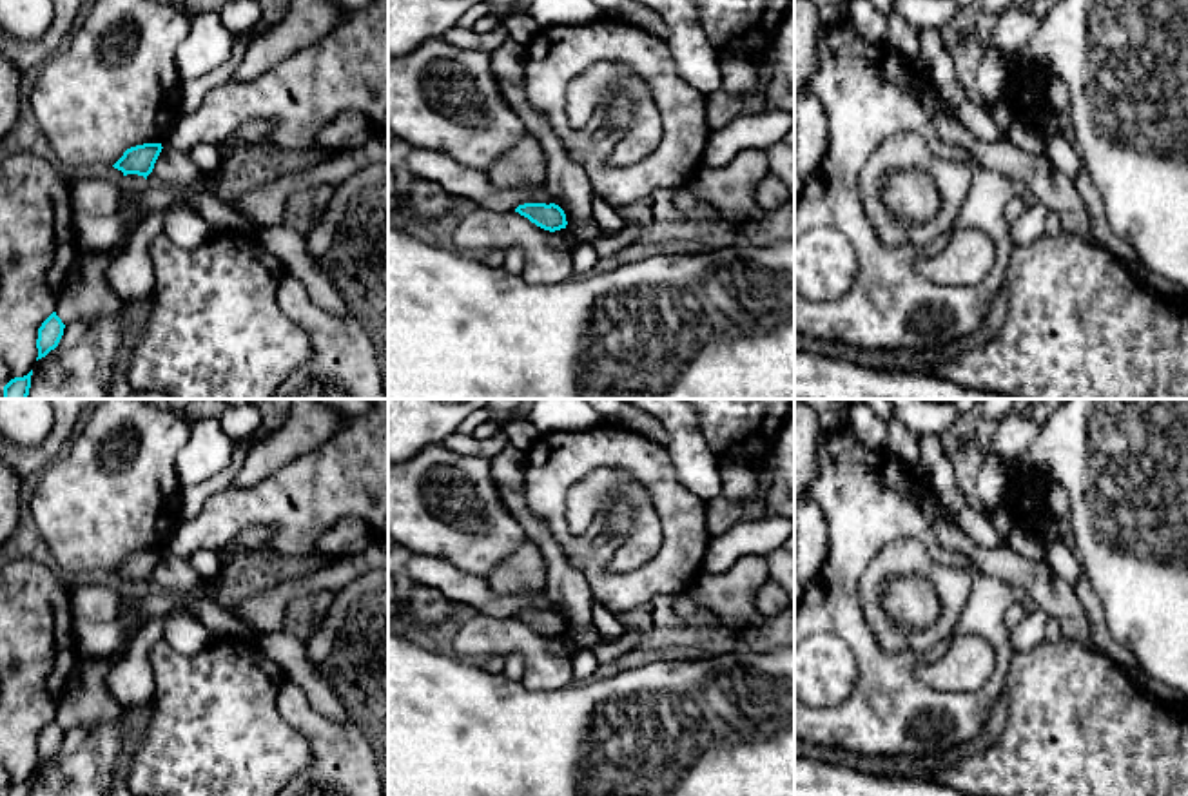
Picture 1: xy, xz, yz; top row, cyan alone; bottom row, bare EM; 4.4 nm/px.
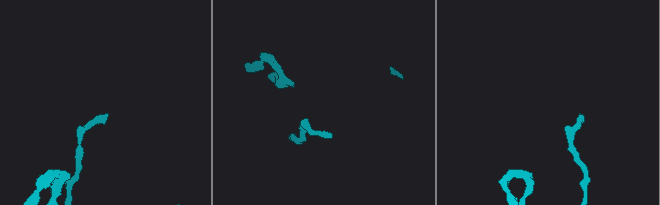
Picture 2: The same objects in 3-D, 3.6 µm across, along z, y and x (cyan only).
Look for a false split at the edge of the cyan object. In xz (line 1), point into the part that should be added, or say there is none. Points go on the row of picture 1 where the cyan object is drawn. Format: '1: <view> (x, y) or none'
1: none

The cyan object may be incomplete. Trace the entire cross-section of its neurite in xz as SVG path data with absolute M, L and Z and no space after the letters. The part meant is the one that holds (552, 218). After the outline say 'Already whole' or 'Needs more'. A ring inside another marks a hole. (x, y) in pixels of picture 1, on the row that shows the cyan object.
M524 203L519 205L515 212L550 232L566 228L568 225L564 210L555 203Z. Already whole

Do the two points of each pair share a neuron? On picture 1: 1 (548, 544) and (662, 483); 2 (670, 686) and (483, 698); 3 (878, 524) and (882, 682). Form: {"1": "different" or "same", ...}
{"1": "different", "2": "same", "3": "same"}

